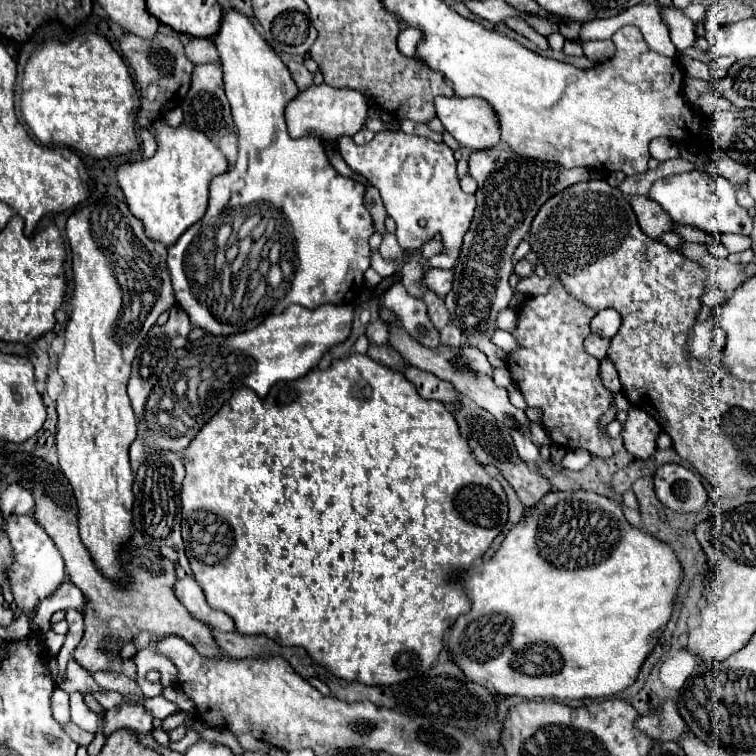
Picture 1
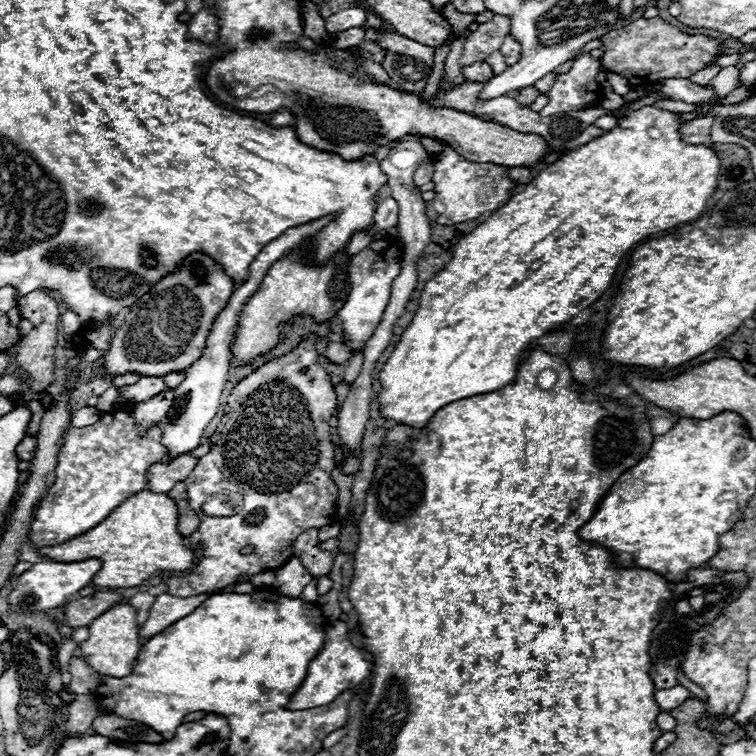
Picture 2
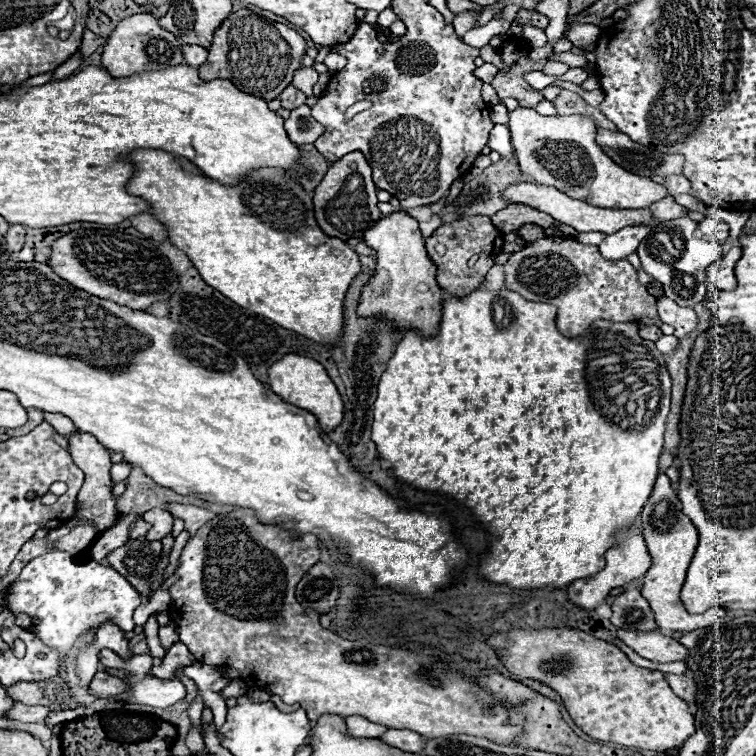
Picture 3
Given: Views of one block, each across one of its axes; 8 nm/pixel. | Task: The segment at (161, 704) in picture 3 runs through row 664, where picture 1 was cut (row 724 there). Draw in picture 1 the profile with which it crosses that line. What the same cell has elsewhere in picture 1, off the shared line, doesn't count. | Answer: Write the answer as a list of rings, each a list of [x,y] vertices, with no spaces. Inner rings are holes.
[[[126,702],[106,712],[104,730],[112,734],[118,728],[130,728],[134,732],[151,735],[154,718],[140,702]]]

